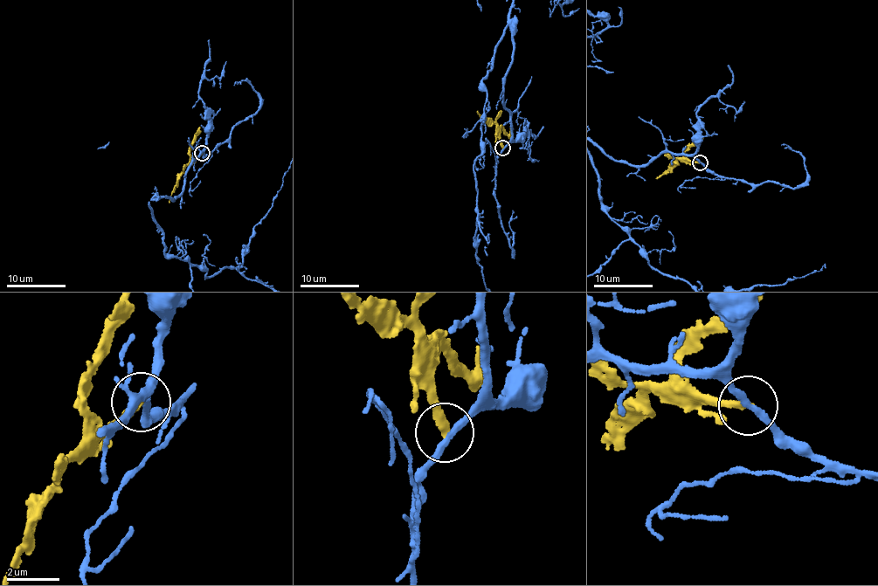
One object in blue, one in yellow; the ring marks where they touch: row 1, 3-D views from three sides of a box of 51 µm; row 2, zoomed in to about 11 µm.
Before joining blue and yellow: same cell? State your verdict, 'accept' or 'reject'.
reject

